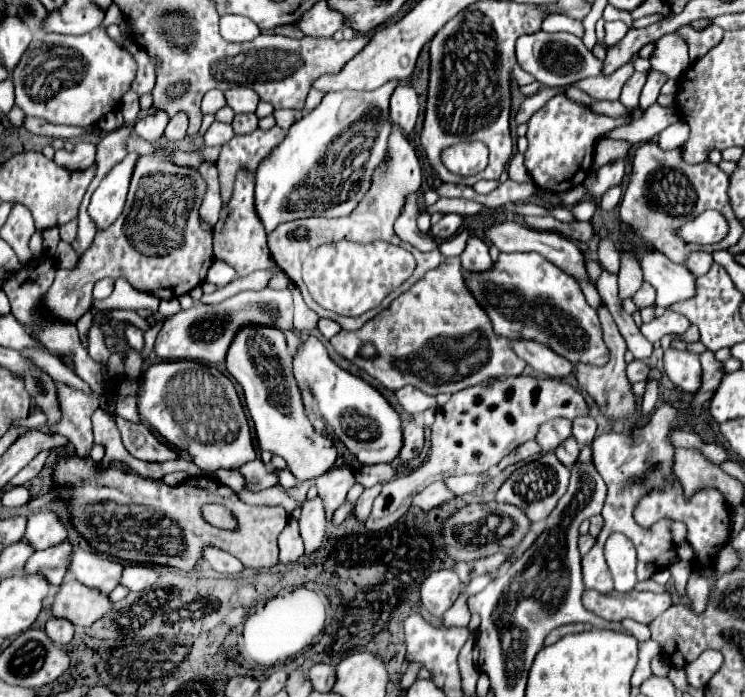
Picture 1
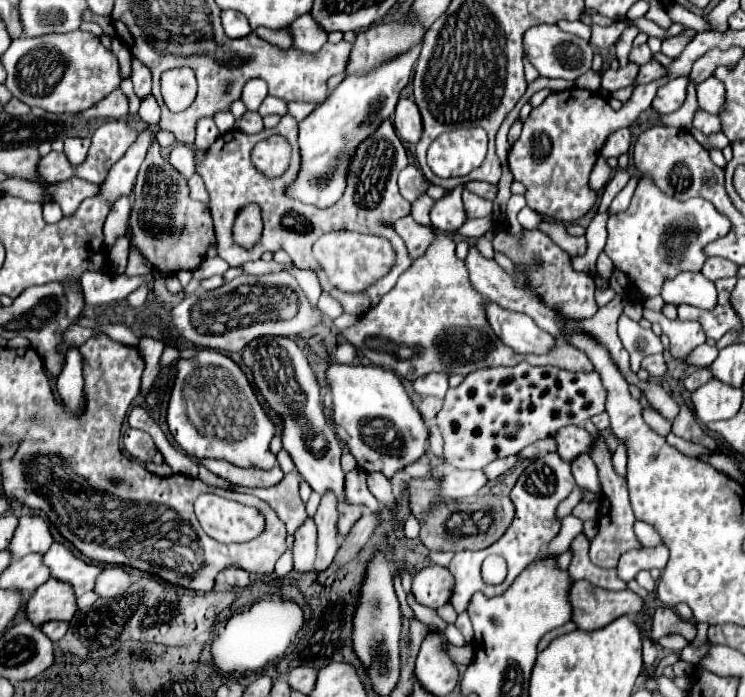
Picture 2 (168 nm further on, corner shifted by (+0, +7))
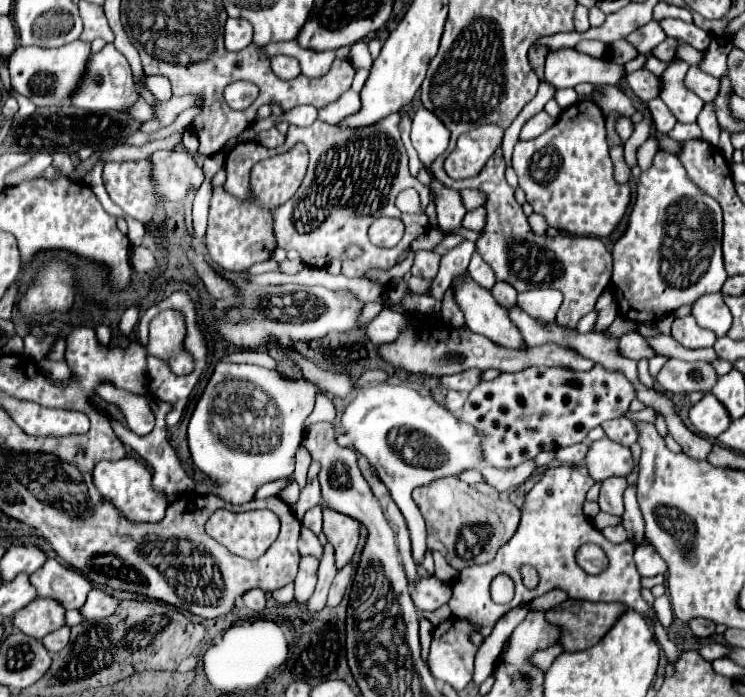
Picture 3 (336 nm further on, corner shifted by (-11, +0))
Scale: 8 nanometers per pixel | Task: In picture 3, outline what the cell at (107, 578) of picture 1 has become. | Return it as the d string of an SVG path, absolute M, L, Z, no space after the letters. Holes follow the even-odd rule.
M48 559L30 575L38 597L56 599L64 609L80 609L92 589L90 581L76 569L64 567L56 559Z

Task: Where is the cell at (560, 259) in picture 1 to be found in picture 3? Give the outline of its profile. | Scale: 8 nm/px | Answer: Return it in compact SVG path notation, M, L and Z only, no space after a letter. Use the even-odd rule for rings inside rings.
M434 175L430 179L430 189L434 189L436 197L434 197L434 203L436 203L436 213L438 213L438 223L444 231L450 231L450 229L458 229L462 225L462 219L466 215L466 209L462 205L462 199L460 199L460 193L456 189L450 189L446 187L442 181L438 181Z

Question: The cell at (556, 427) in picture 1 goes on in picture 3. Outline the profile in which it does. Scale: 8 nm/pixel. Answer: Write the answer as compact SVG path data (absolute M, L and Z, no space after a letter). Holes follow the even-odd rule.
M610 439L594 441L586 453L584 465L594 481L604 481L608 477L628 477L638 467L638 463L632 459L632 451Z

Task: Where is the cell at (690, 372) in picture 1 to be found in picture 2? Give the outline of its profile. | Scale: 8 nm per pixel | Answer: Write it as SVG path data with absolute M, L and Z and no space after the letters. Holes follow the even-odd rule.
M643 308L644 318L651 322L659 322L661 332L669 336L669 354L673 360L685 360L697 346L705 342L705 332L697 322L681 322L681 320L667 320L661 312Z

